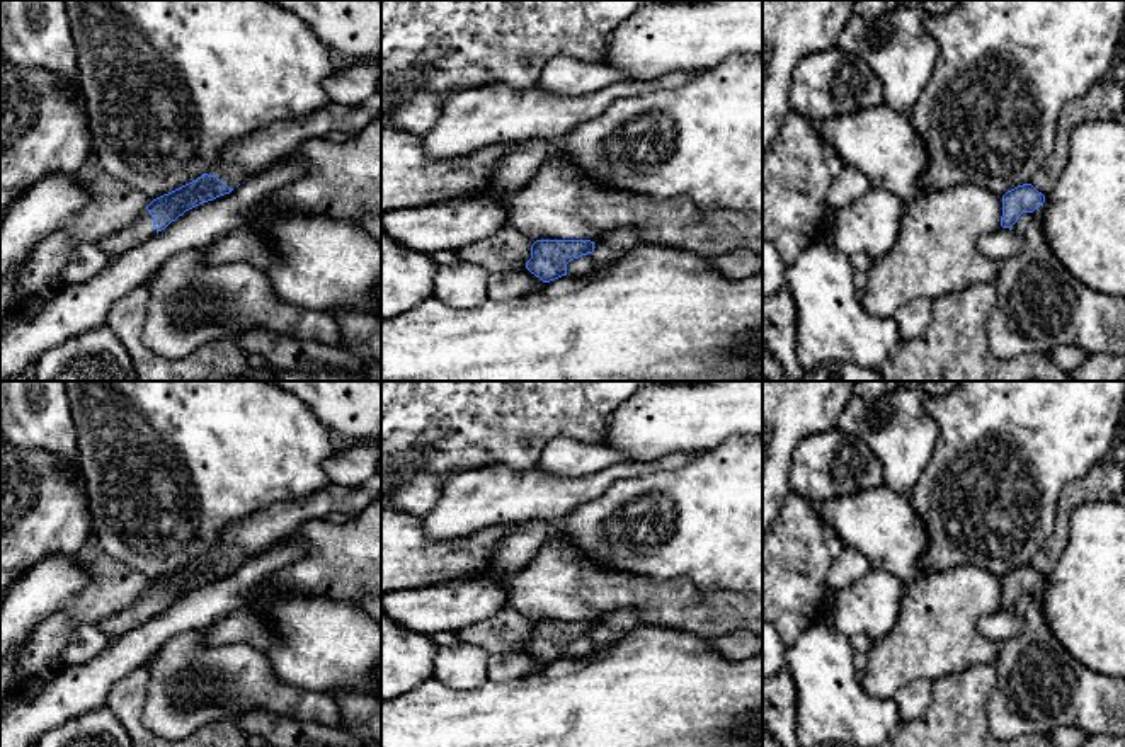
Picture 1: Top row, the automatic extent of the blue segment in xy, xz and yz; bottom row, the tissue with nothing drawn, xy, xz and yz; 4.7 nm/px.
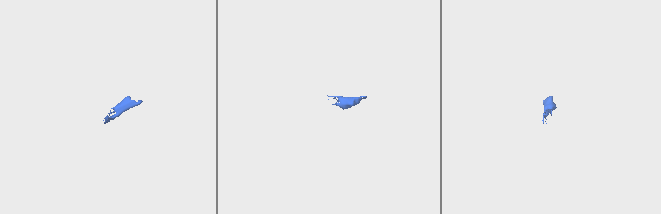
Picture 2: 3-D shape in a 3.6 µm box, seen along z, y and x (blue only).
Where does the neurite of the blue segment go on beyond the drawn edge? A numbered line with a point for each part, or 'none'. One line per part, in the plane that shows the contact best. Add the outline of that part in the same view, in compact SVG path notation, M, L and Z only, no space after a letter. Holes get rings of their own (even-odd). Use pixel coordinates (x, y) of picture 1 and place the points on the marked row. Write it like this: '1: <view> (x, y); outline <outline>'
1: xy (256, 152); outline M381 80L376 92L356 105L330 102L310 114L276 119L262 129L226 145L218 162L206 168L230 189L267 168L311 138L327 138L332 131L359 133L369 119L381 114Z
2: xy (128, 237); outline M145 209L140 218L136 218L131 225L119 228L116 233L102 238L97 247L107 255L121 255L129 248L143 243L148 237L155 235L157 230L153 226L153 218Z

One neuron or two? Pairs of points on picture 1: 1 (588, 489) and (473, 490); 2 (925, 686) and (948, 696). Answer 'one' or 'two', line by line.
1: one
2: two

